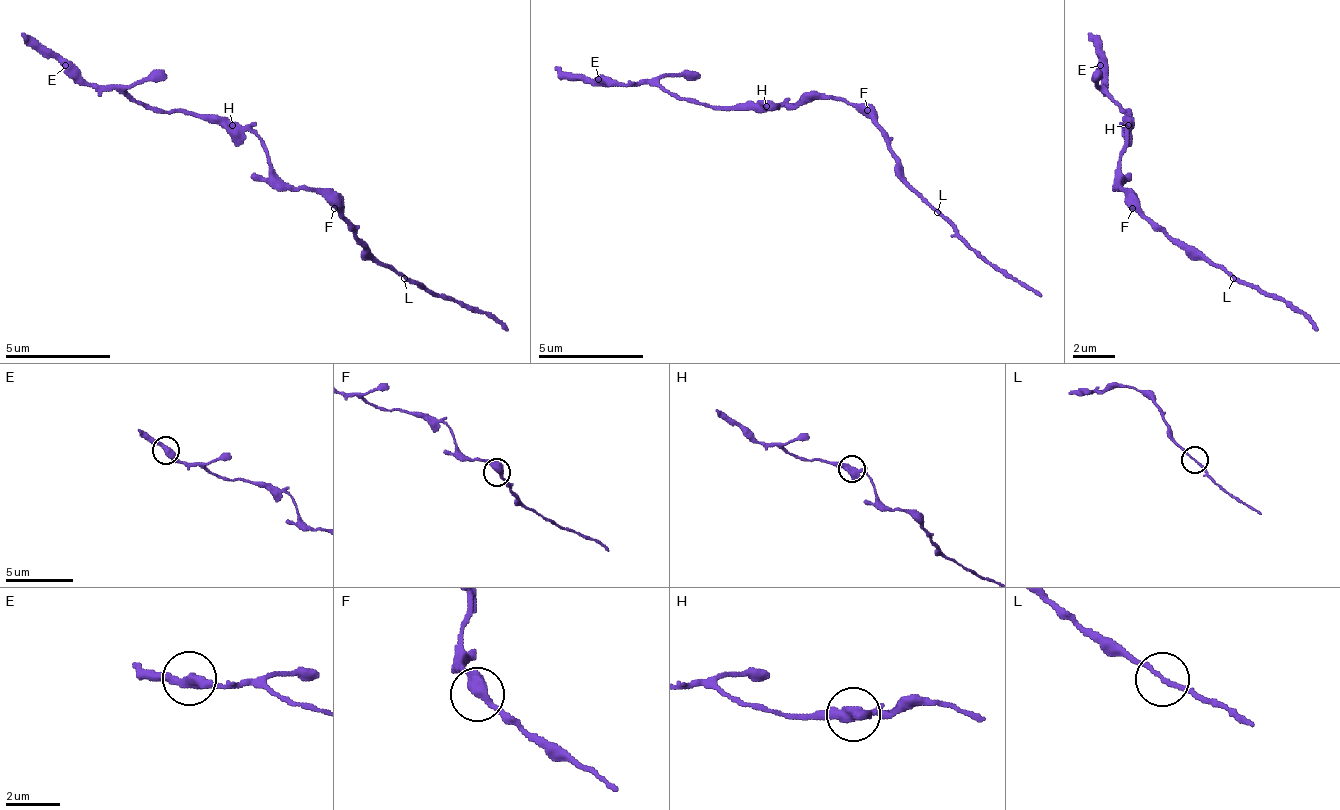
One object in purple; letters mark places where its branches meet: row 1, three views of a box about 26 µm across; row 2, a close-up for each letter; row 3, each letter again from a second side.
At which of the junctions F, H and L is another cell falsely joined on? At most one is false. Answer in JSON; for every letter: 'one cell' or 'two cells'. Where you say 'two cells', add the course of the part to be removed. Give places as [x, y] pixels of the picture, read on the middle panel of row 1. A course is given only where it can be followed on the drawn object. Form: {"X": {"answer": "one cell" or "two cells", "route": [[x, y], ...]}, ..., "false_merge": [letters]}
{"F": {"answer": "one cell"}, "H": {"answer": "one cell"}, "L": {"answer": "one cell"}, "false_merge": []}

